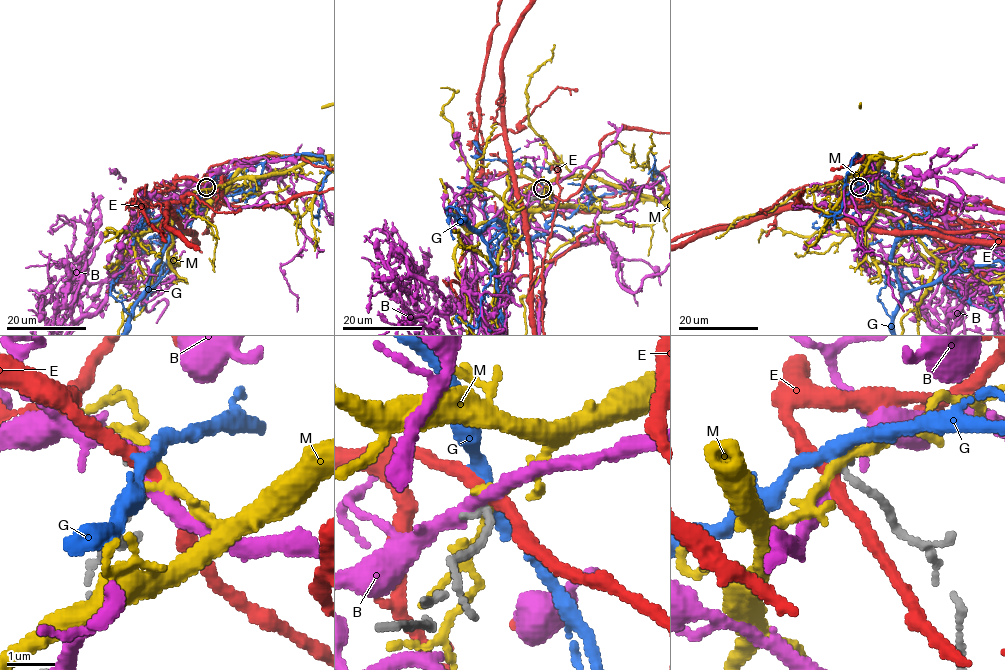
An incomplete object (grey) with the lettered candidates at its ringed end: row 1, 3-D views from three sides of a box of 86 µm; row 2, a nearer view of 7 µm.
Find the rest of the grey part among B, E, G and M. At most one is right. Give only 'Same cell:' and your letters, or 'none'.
Same cell: G

